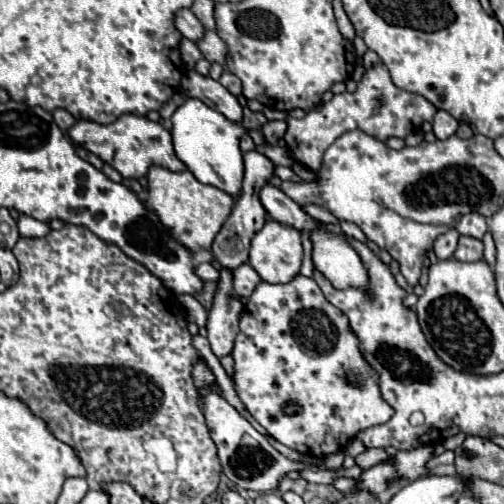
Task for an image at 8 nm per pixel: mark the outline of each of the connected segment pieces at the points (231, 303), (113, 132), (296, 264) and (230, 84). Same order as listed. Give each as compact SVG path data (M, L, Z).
M221 270L215 304L209 312L209 322L207 322L207 340L209 340L211 352L217 358L231 354L233 340L239 330L239 316L241 316L243 304L237 298L229 298L231 294L233 294L231 274L229 270Z
M125 114L125 116L117 118L117 122L111 122L111 124L79 120L67 132L67 136L71 138L73 144L85 146L89 152L97 154L105 164L113 166L125 180L129 180L129 178L139 180L139 178L147 176L149 166L161 166L171 172L181 172L181 160L175 156L175 150L171 144L171 134L159 122L151 122L145 116Z
M267 220L261 230L255 232L251 238L251 252L249 252L249 264L257 270L261 280L265 282L289 282L293 274L299 272L303 262L303 246L301 246L301 232L293 226L281 224L277 220Z
M225 70L225 72L221 74L219 82L221 82L233 96L239 96L239 94L241 94L241 80L239 80L235 74L231 74L229 70Z

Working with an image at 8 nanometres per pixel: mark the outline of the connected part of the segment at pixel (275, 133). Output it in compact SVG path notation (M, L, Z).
M283 120L283 122L267 122L261 130L263 130L263 134L265 134L267 144L275 144L275 142L285 134L287 122L285 122L285 120Z

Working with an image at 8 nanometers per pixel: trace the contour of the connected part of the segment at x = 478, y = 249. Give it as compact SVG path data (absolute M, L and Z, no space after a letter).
M461 236L457 250L455 250L455 258L461 262L477 262L483 258L483 242L477 238L469 238L469 236Z

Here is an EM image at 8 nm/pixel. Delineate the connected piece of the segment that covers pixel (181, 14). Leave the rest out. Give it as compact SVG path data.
M181 8L175 12L175 26L185 38L189 38L193 42L197 42L197 38L201 38L201 34L205 32L201 22L197 22L195 14L189 8Z

